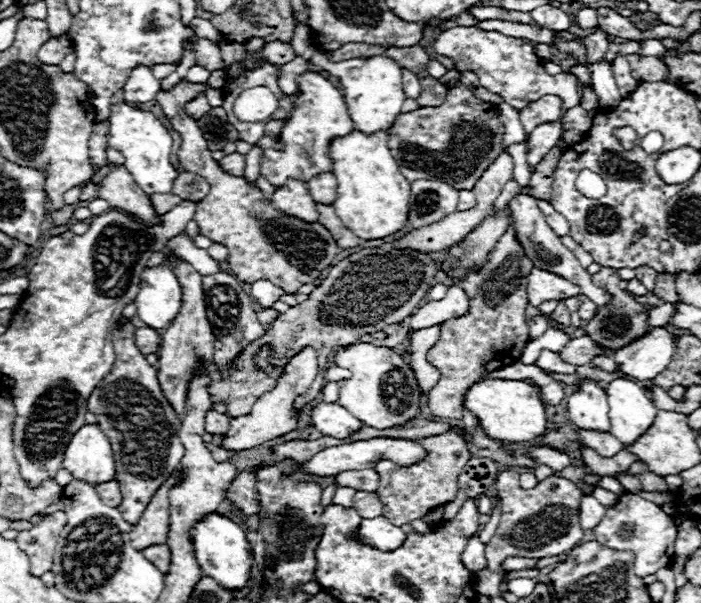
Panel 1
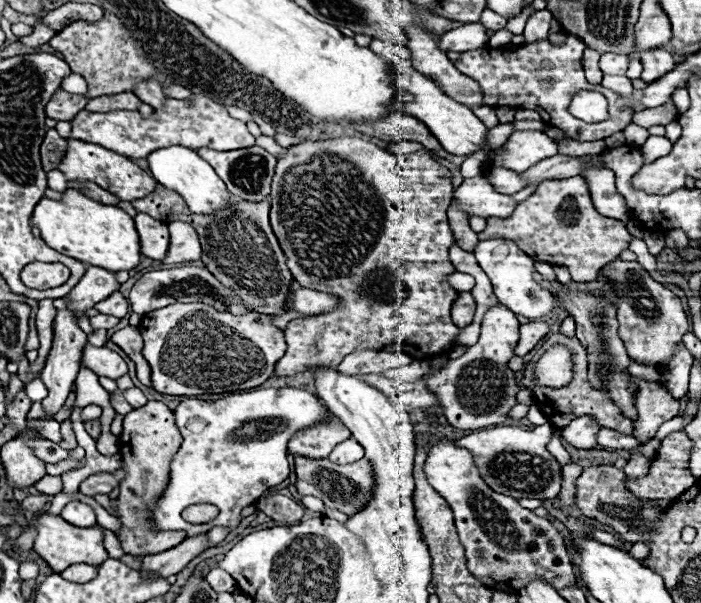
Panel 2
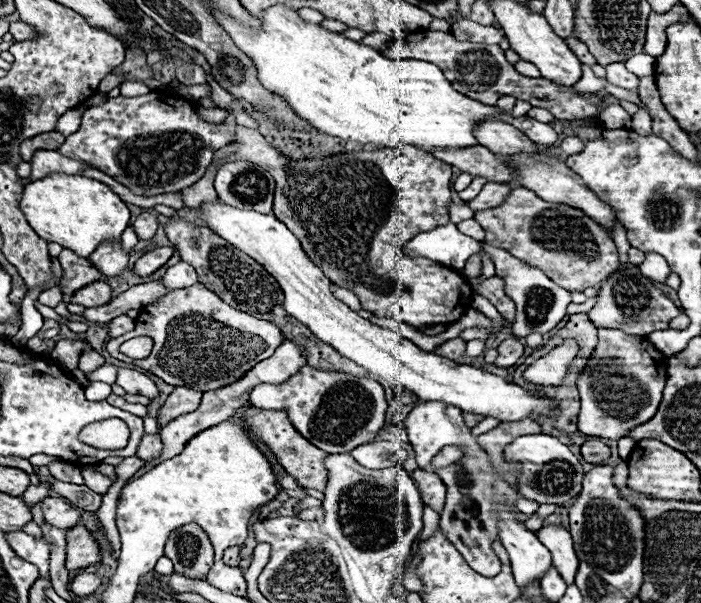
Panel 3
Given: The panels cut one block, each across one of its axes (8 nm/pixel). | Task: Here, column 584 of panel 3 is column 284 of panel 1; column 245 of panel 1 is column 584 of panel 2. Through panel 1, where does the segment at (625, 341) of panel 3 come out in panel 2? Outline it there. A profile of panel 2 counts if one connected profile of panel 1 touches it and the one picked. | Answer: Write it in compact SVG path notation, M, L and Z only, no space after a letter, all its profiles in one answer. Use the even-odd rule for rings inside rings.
M580 416L572 420L566 428L562 428L562 438L580 450L596 448L596 434L600 424L592 416Z

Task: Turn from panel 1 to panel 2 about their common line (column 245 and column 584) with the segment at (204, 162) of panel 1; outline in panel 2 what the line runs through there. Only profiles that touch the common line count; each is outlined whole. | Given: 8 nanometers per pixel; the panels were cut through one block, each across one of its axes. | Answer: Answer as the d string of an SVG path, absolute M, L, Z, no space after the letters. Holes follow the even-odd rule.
M582 176L570 180L544 180L538 190L522 200L512 216L488 218L488 226L478 238L508 238L518 244L536 262L562 264L570 270L574 282L596 280L602 266L616 260L632 242L632 234L620 220L606 218L592 206L588 182Z

